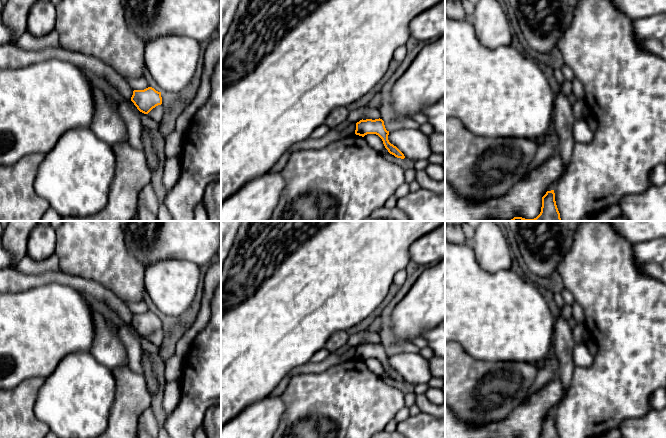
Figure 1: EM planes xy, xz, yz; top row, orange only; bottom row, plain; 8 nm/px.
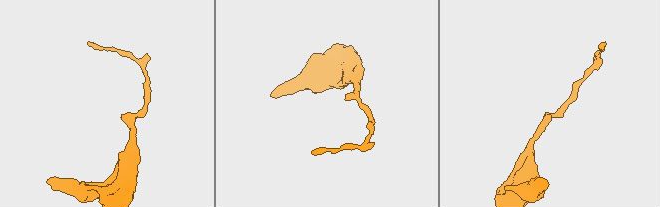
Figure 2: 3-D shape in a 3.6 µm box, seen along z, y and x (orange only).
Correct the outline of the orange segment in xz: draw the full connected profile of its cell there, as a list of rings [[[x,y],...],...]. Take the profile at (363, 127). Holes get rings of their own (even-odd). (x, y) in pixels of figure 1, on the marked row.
[[[366,119],[360,120],[356,123],[355,134],[364,137],[367,134],[376,134],[378,135],[388,150],[388,152],[394,155],[397,158],[404,159],[404,154],[388,140],[389,131],[386,130],[384,121],[382,119]]]

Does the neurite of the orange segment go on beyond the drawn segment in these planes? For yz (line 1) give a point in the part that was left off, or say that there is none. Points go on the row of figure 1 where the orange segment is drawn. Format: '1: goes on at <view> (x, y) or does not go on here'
1: does not go on here

